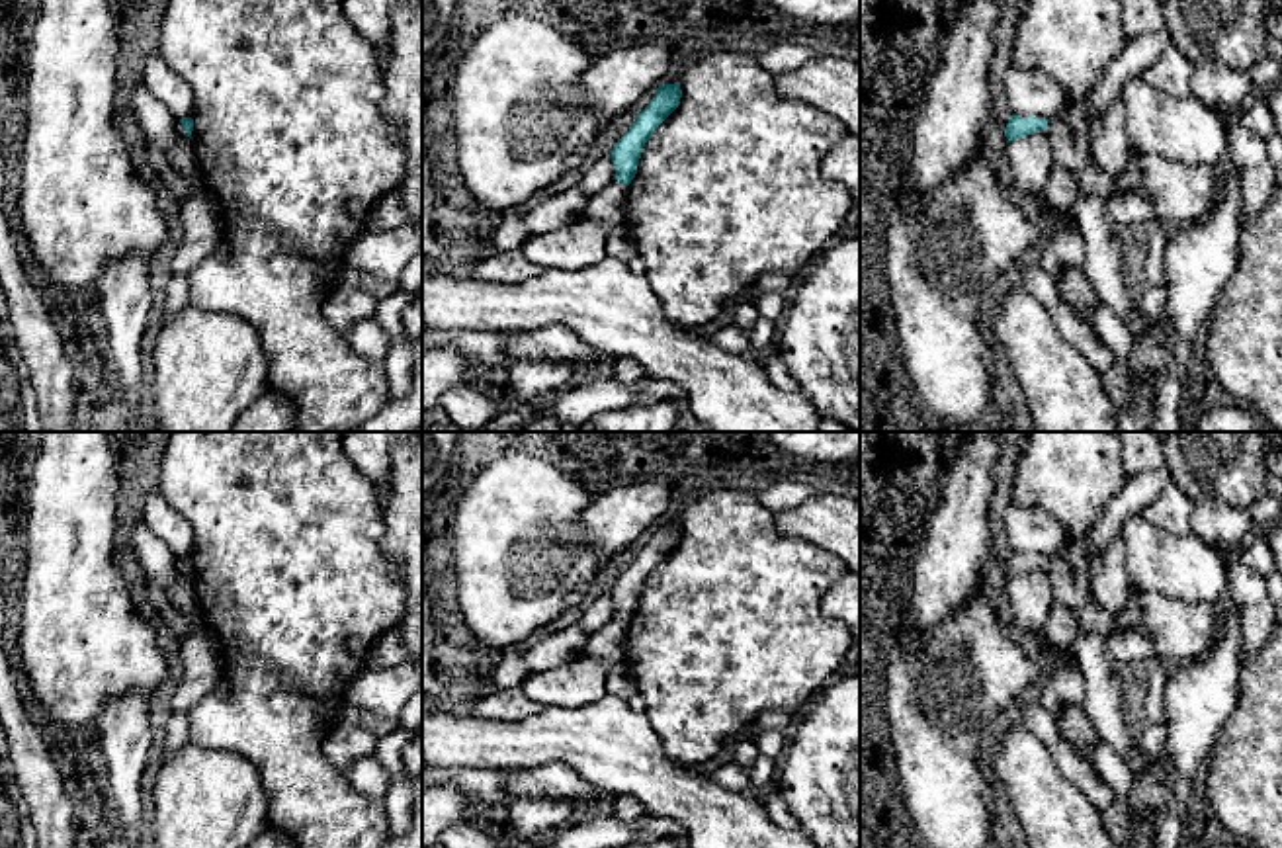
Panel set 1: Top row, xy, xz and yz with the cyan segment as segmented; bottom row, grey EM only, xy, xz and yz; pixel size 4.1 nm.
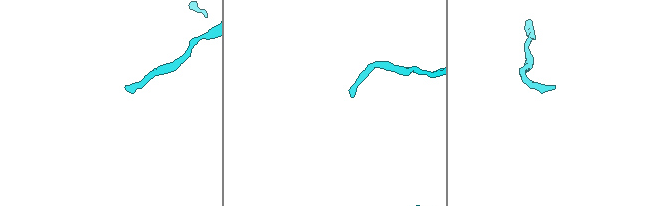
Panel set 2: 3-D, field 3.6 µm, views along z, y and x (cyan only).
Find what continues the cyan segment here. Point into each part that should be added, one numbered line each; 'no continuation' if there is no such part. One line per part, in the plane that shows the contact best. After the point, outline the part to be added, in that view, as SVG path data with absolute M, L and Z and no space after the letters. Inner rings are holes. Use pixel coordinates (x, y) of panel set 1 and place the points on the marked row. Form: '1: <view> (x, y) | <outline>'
no continuation

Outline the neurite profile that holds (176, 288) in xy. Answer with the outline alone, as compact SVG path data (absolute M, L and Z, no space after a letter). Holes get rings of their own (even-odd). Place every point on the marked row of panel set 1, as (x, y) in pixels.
M174 274L166 281L164 320L174 318L188 307L190 283L186 274Z

